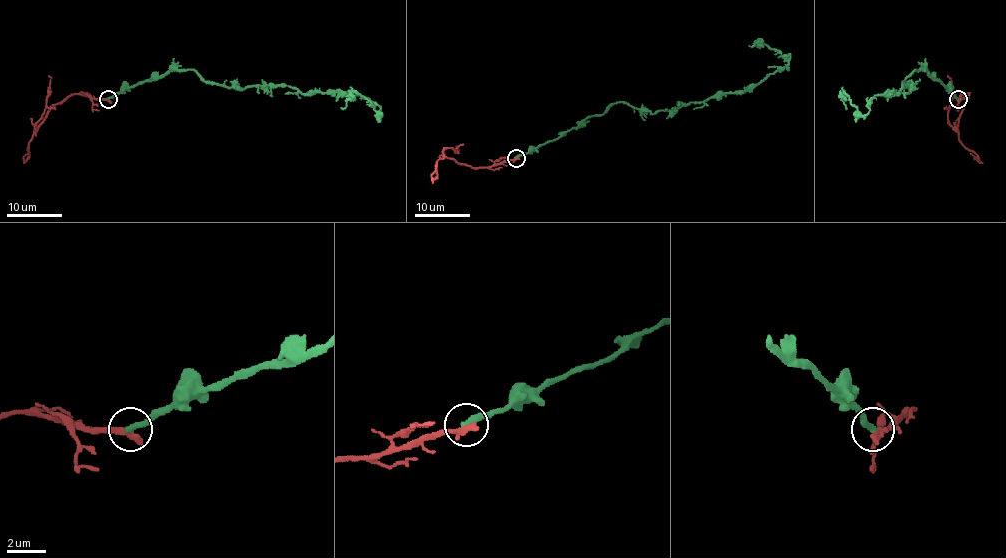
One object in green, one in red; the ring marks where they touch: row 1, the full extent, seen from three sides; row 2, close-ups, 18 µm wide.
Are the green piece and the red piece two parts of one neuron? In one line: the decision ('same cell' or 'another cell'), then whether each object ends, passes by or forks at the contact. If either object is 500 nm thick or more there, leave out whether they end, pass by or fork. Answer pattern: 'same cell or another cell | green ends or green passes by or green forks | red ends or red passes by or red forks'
another cell | green ends | red ends

